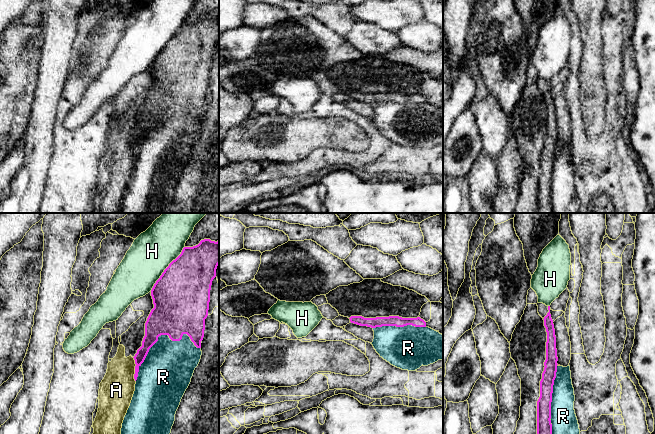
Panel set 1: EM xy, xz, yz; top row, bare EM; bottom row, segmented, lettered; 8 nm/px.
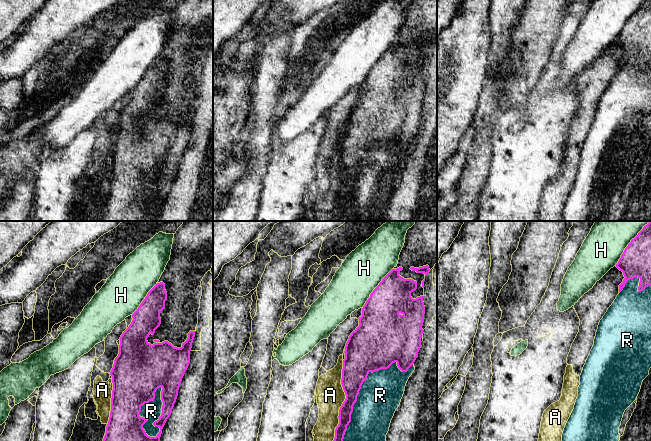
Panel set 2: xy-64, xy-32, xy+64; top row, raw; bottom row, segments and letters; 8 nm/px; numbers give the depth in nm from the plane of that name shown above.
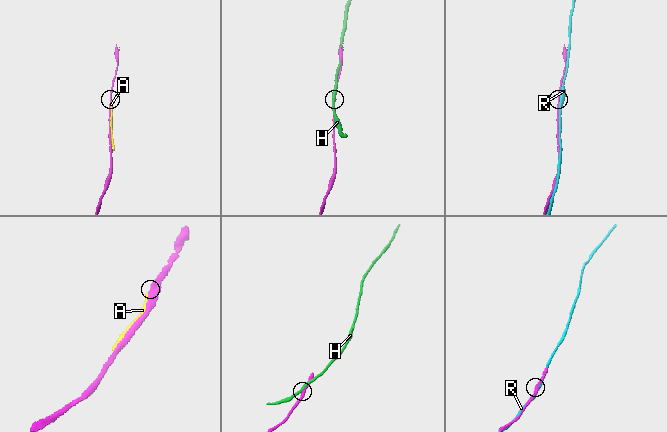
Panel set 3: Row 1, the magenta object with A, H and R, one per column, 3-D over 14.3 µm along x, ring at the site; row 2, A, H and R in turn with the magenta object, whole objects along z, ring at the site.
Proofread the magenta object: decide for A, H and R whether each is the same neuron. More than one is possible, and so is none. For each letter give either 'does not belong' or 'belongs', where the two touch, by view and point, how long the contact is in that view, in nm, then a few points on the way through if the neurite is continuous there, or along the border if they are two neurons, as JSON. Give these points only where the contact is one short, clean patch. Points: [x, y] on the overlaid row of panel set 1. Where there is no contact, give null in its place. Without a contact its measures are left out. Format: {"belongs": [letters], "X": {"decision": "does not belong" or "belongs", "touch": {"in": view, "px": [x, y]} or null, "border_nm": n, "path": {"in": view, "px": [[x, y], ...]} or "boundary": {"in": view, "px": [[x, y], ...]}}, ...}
{"belongs": [], "A": {"decision": "does not belong", "touch": {"in": "xy", "px": [135, 369]}, "border_nm": 200}, "H": {"decision": "does not belong", "touch": {"in": "xy", "px": [165, 269]}, "border_nm": 460}, "R": {"decision": "does not belong", "touch": {"in": "xy", "px": [159, 335]}, "border_nm": 600}}

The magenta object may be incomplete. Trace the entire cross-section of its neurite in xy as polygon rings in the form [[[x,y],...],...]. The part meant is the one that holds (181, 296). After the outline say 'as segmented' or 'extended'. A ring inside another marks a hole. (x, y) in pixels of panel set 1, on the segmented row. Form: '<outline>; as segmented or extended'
[[[201,240],[193,247],[184,247],[181,254],[164,270],[151,290],[154,308],[145,323],[142,346],[133,357],[135,360],[134,379],[137,380],[139,367],[149,349],[161,335],[168,335],[172,341],[180,341],[187,334],[197,348],[201,348],[204,337],[205,319],[208,316],[210,290],[219,265],[219,241]]]; as segmented

